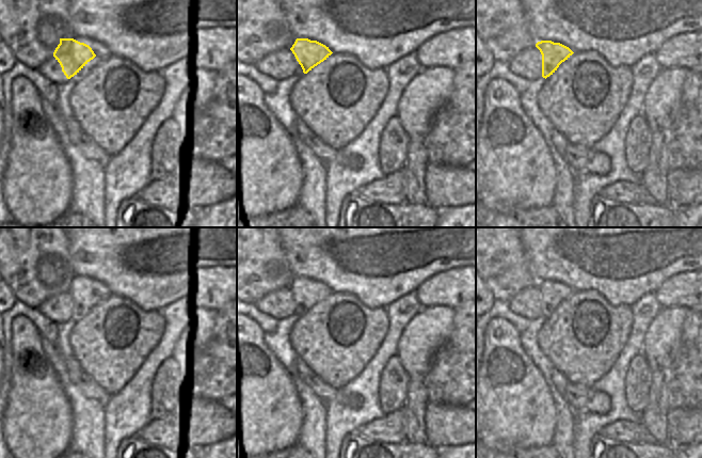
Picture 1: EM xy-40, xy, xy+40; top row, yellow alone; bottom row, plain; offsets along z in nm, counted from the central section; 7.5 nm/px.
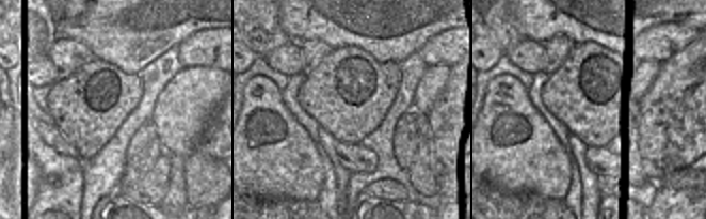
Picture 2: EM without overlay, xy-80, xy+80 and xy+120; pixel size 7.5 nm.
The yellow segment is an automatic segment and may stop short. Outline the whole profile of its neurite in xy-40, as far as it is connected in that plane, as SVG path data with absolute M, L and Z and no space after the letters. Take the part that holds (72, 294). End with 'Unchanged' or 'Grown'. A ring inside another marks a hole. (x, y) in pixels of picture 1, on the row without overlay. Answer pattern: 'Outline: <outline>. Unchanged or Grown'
Outline: M60 278L60 283L53 291L67 318L77 314L96 294L92 287L74 278Z. Unchanged

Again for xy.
Outline: M297 278L290 289L304 313L307 313L333 293L325 284L308 278Z. Unchanged

